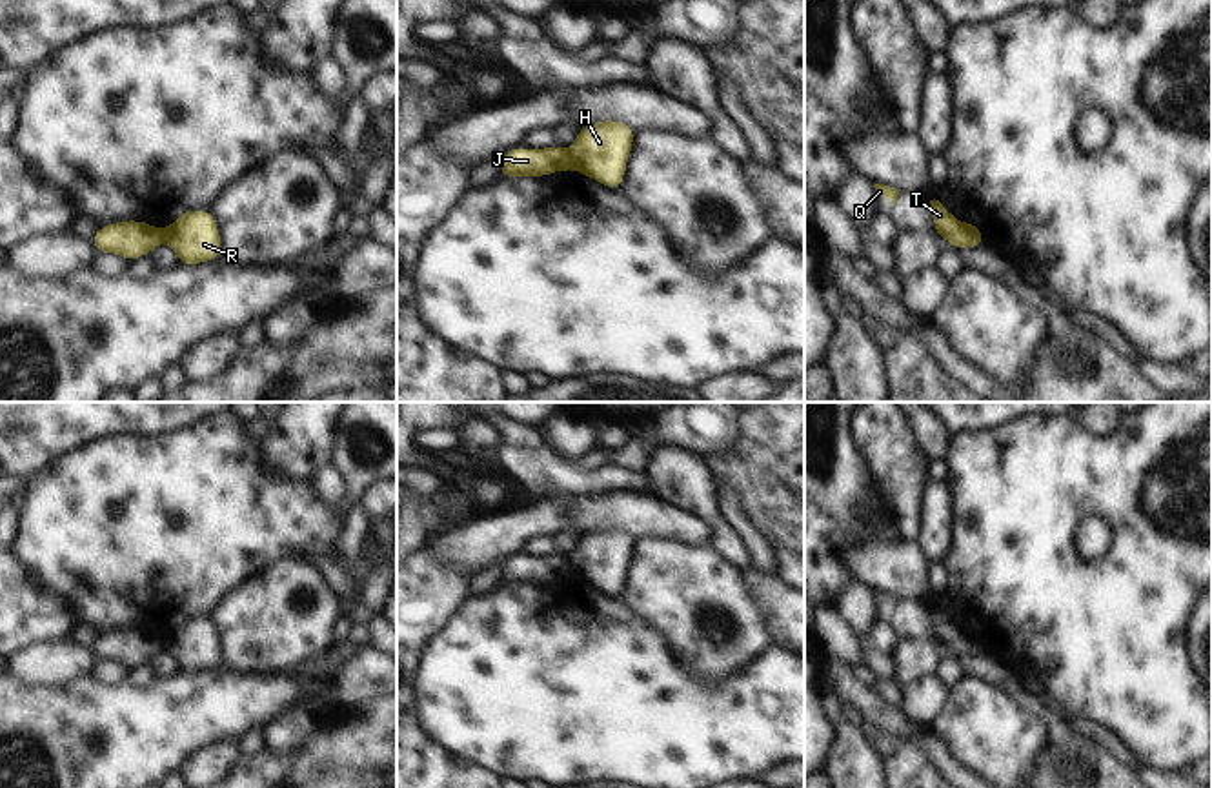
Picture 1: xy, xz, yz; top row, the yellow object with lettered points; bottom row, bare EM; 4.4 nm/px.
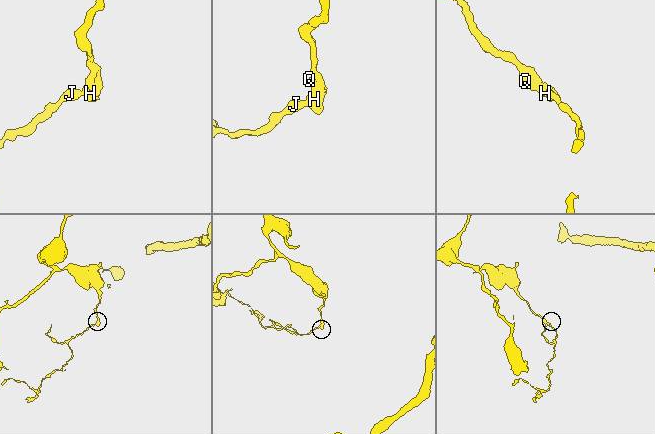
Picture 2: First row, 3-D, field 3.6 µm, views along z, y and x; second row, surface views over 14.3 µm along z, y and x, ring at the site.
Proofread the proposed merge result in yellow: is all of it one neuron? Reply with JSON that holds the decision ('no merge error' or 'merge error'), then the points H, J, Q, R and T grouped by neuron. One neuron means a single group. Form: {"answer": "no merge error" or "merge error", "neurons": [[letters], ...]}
{"answer": "merge error", "neurons": [["H", "Q", "R", "T"], ["J"]]}

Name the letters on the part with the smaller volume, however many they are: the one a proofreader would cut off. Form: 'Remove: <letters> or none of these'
Remove: J

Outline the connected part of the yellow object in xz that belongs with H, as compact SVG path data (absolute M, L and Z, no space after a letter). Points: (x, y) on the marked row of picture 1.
M599 120L581 126L571 146L575 171L610 189L621 189L633 136L635 131L630 124L621 120Z

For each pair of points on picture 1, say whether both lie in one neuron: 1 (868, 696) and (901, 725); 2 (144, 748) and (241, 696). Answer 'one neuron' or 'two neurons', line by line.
1: one neuron
2: one neuron

